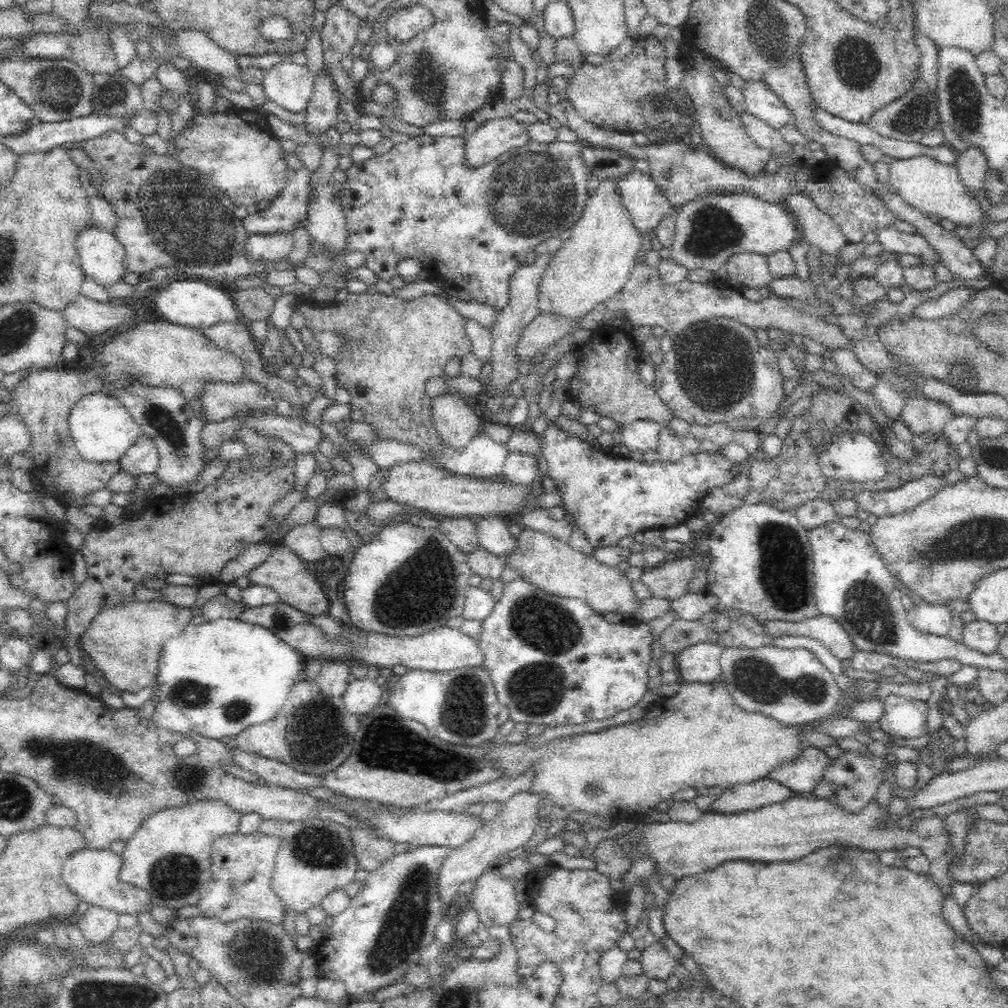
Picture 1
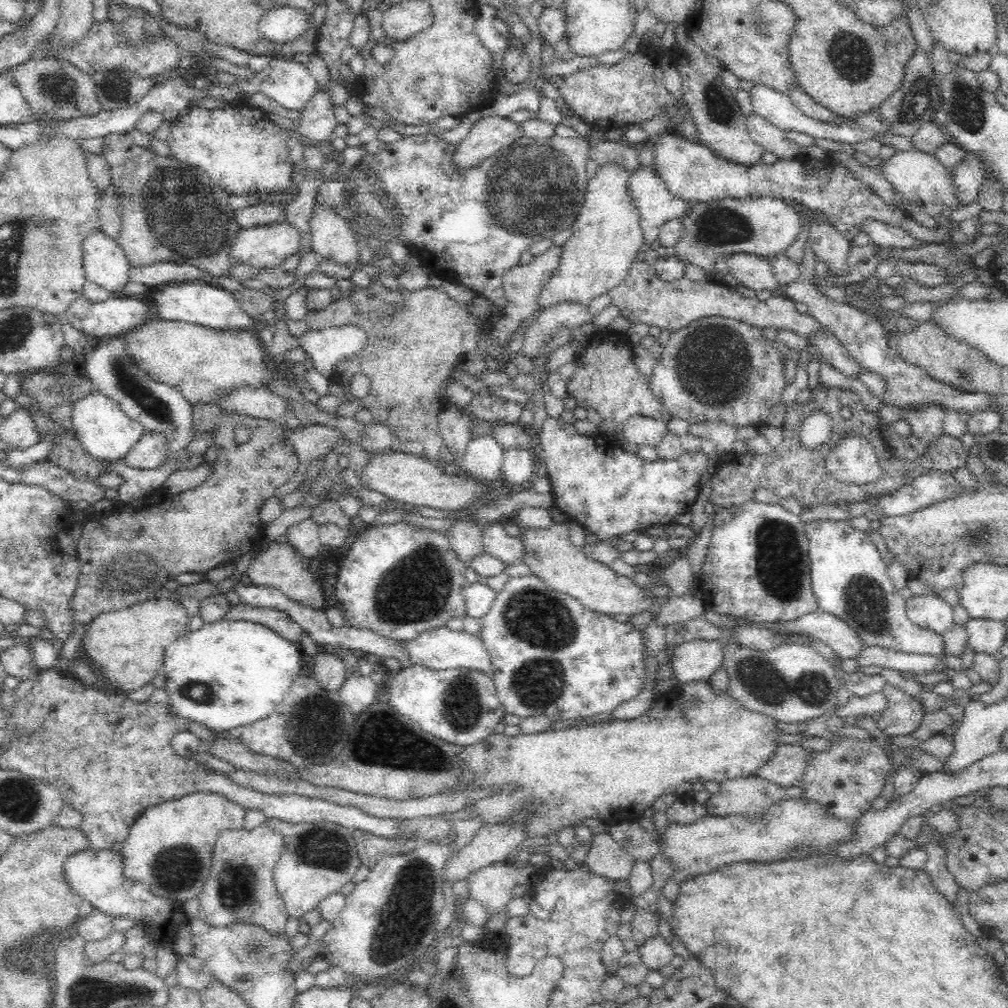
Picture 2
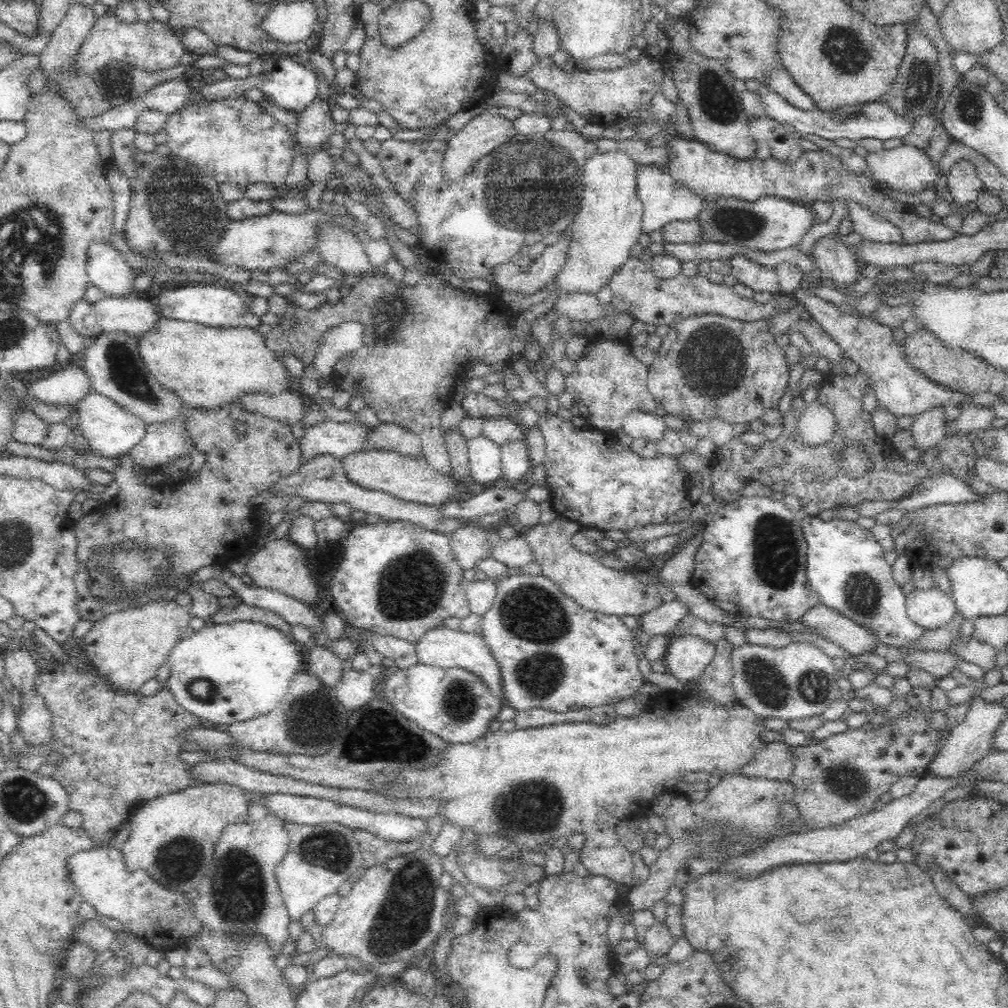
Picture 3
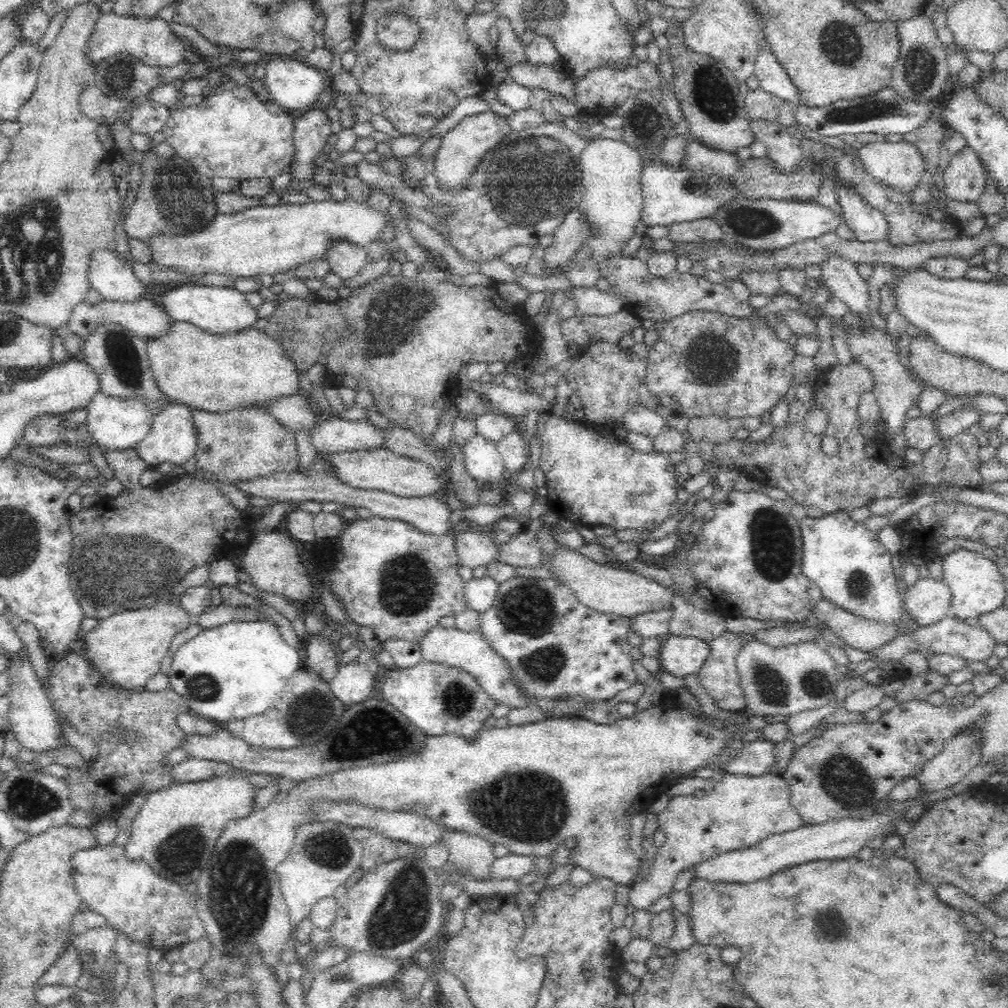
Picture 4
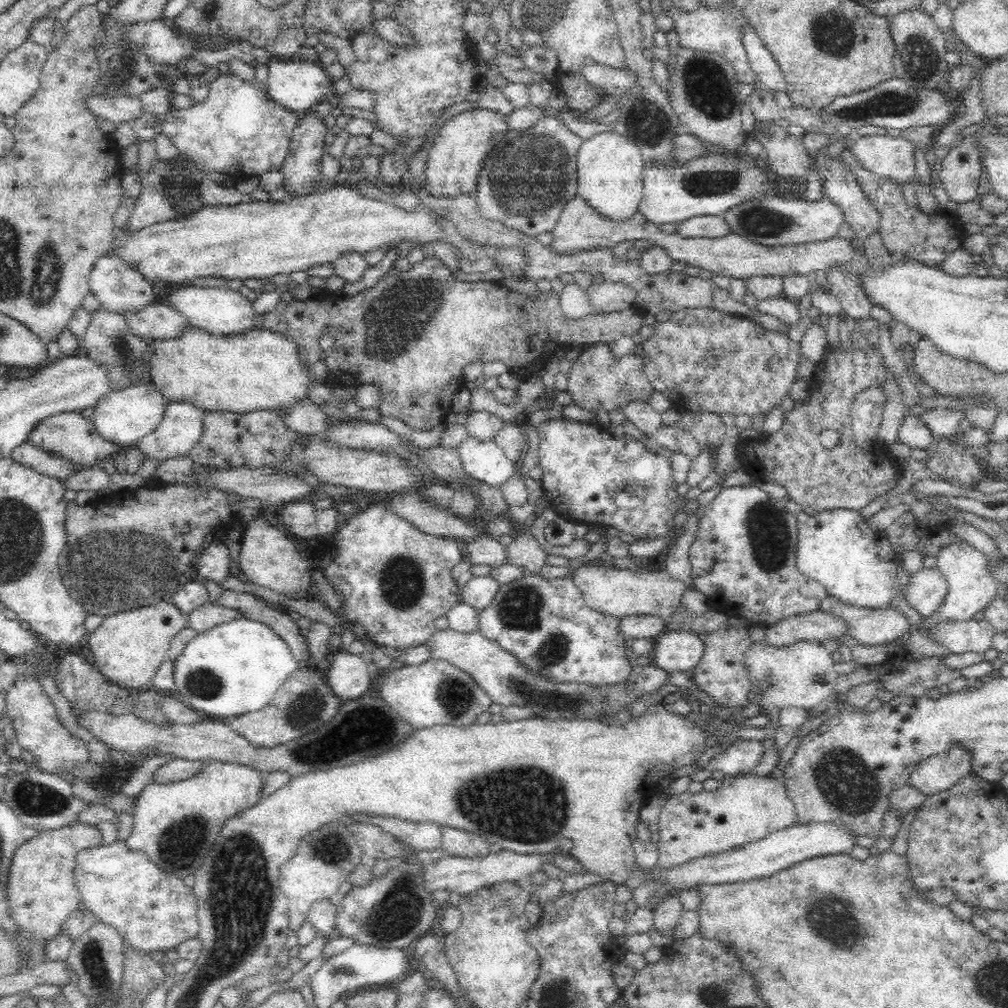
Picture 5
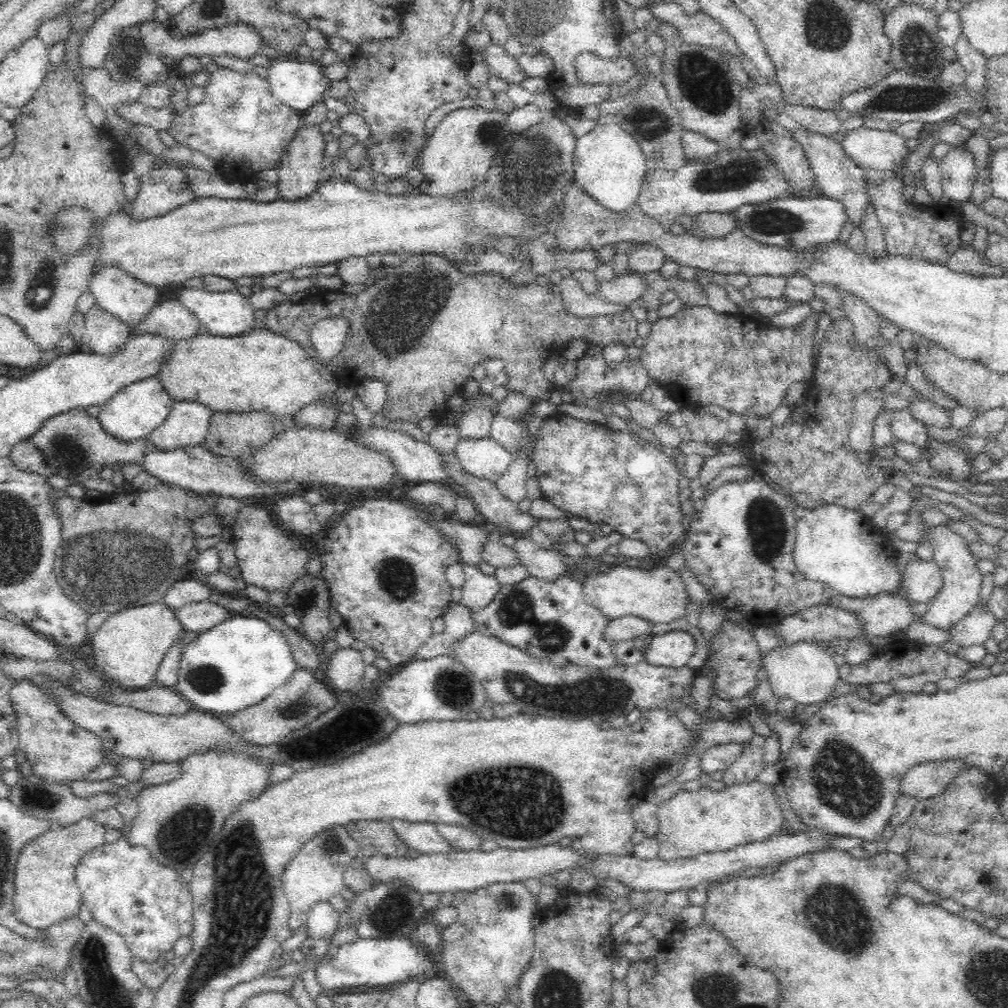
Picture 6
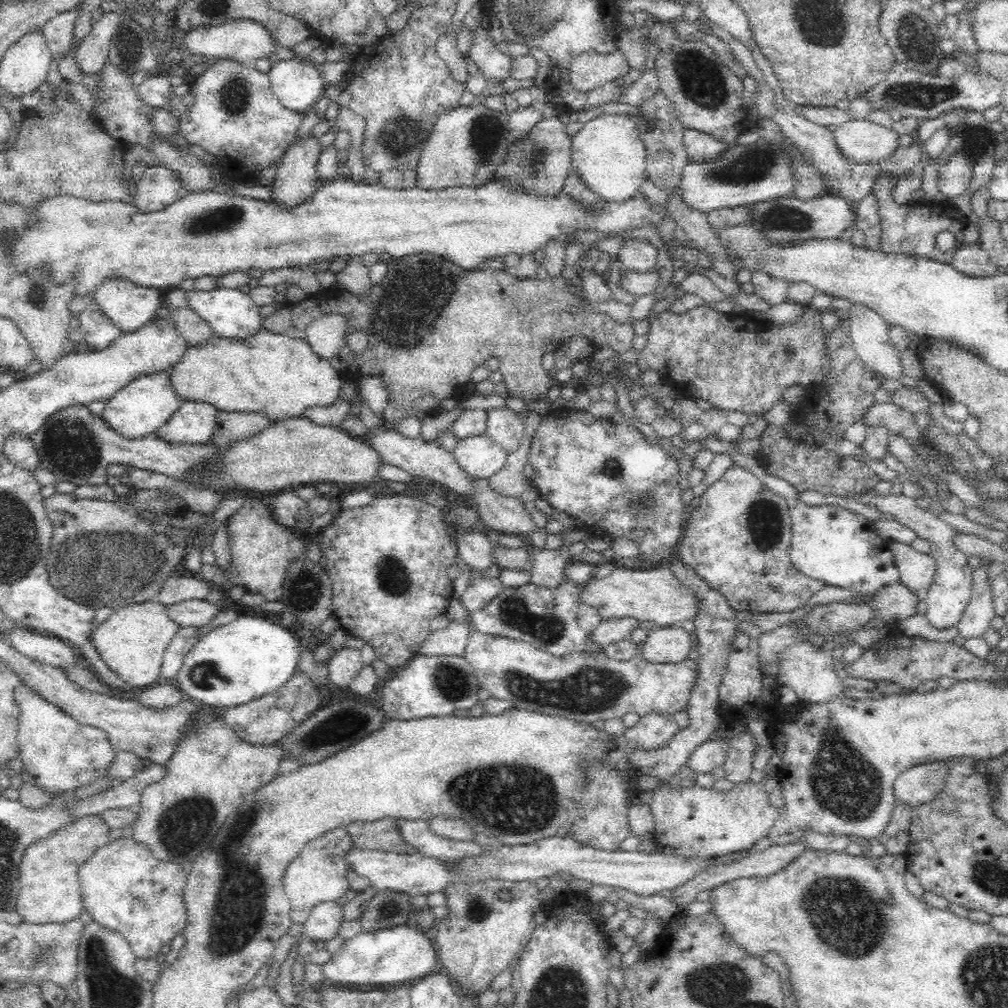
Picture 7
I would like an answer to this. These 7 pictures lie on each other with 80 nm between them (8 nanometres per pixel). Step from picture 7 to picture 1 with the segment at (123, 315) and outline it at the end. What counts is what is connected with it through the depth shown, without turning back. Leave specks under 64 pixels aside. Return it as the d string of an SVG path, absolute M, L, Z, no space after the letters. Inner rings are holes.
M94 226L78 236L76 245L88 278L106 288L124 282L125 250L114 235Z

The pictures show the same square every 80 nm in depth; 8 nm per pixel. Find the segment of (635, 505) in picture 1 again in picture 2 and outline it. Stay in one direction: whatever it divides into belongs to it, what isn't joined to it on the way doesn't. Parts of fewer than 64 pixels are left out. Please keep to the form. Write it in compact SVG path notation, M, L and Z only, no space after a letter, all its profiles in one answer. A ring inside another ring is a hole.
M548 417L547 420L544 420L544 424L542 424L542 428L538 434L538 443L541 445L545 455L544 459L541 460L541 464L545 464L548 471L547 478L550 479L550 486L552 486L552 492L549 494L552 496L552 500L554 500L554 507L558 509L558 511L563 512L568 518L576 520L578 524L593 535L594 541L599 542L611 542L616 536L622 536L628 532L632 532L632 530L640 530L642 527L651 524L674 522L674 518L678 514L691 510L691 506L697 500L701 489L702 478L704 476L712 476L721 462L719 456L706 456L702 451L694 453L685 451L682 456L678 457L678 460L659 459L654 462L645 462L638 455L634 454L634 452L626 452L626 450L623 450L621 440L618 436L613 434L605 436L602 436L602 434L584 436L584 434L578 434L572 424L564 422L561 418Z

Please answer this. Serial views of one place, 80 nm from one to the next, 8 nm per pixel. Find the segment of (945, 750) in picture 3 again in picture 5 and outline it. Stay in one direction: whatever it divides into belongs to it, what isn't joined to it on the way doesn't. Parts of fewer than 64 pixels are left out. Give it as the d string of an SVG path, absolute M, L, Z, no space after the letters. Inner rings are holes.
M954 748L946 755L921 762L910 773L907 785L929 797L954 786L970 770L970 755L961 748Z

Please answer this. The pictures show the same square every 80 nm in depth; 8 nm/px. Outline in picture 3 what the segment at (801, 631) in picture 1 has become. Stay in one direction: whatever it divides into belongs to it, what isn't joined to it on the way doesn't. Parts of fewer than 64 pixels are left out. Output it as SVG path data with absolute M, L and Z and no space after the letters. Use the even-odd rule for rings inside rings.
M820 602L810 608L800 622L808 630L816 630L818 636L841 647L850 656L874 652L874 648L882 643L874 629L856 623L854 619Z

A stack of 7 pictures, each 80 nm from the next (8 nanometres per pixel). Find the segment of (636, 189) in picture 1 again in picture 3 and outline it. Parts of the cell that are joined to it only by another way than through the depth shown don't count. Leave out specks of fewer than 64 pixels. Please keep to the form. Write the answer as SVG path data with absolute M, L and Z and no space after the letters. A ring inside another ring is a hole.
M639 165L637 187L638 197L640 197L643 206L641 232L644 239L647 239L653 232L662 230L666 224L675 221L696 220L709 204L704 195L698 195L689 185L680 181L676 184L676 179L674 179L672 173L657 165Z

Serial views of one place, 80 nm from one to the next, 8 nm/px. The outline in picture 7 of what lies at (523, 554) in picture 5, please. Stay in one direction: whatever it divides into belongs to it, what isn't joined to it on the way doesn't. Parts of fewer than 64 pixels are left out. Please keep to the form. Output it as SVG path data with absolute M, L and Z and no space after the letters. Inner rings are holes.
M532 545L528 551L534 558L531 583L552 591L562 586L562 582L565 582L564 570L568 563L573 561L568 549L563 546L560 549L545 549Z

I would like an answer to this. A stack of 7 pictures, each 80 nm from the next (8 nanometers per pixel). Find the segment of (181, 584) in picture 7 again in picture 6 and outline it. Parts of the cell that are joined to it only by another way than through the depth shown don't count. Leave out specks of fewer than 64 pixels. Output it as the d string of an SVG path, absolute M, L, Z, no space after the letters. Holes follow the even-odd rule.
M187 577L173 582L160 601L172 609L177 609L194 601L205 601L214 591L213 587Z

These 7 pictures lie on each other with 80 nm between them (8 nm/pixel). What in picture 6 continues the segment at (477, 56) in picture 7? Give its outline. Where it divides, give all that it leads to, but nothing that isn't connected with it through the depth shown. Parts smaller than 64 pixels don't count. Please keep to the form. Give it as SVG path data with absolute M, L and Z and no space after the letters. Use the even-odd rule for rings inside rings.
M492 42L478 51L490 77L496 76L510 84L520 84L524 78L528 78L520 70L517 58L508 55L504 46Z

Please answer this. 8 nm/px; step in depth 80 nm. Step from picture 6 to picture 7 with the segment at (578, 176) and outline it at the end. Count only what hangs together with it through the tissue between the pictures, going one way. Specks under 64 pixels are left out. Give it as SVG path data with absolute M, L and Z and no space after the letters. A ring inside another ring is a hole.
M601 113L588 120L571 138L571 164L578 169L582 181L601 200L623 201L641 188L647 179L647 152L636 116L624 113Z

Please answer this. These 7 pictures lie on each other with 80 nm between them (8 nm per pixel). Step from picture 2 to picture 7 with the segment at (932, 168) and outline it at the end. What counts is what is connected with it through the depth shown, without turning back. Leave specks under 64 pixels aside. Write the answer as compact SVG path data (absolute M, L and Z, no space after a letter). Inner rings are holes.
M868 118L838 123L831 135L842 156L858 164L881 161L900 146L898 133Z

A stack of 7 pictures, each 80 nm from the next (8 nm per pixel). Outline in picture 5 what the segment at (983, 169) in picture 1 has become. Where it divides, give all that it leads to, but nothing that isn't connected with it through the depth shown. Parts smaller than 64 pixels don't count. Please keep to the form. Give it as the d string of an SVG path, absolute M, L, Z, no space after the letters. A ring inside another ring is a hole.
M967 136L938 164L939 180L950 200L958 204L974 201L978 192L983 162L974 140Z

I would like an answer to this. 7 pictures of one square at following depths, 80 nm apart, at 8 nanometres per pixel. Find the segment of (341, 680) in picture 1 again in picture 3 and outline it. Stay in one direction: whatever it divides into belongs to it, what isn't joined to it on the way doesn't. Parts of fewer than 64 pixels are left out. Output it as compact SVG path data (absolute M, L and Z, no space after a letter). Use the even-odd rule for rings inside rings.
M312 642L309 646L312 650L304 659L304 662L308 663L307 672L318 677L320 683L332 689L343 671L341 658L327 645L320 646Z

